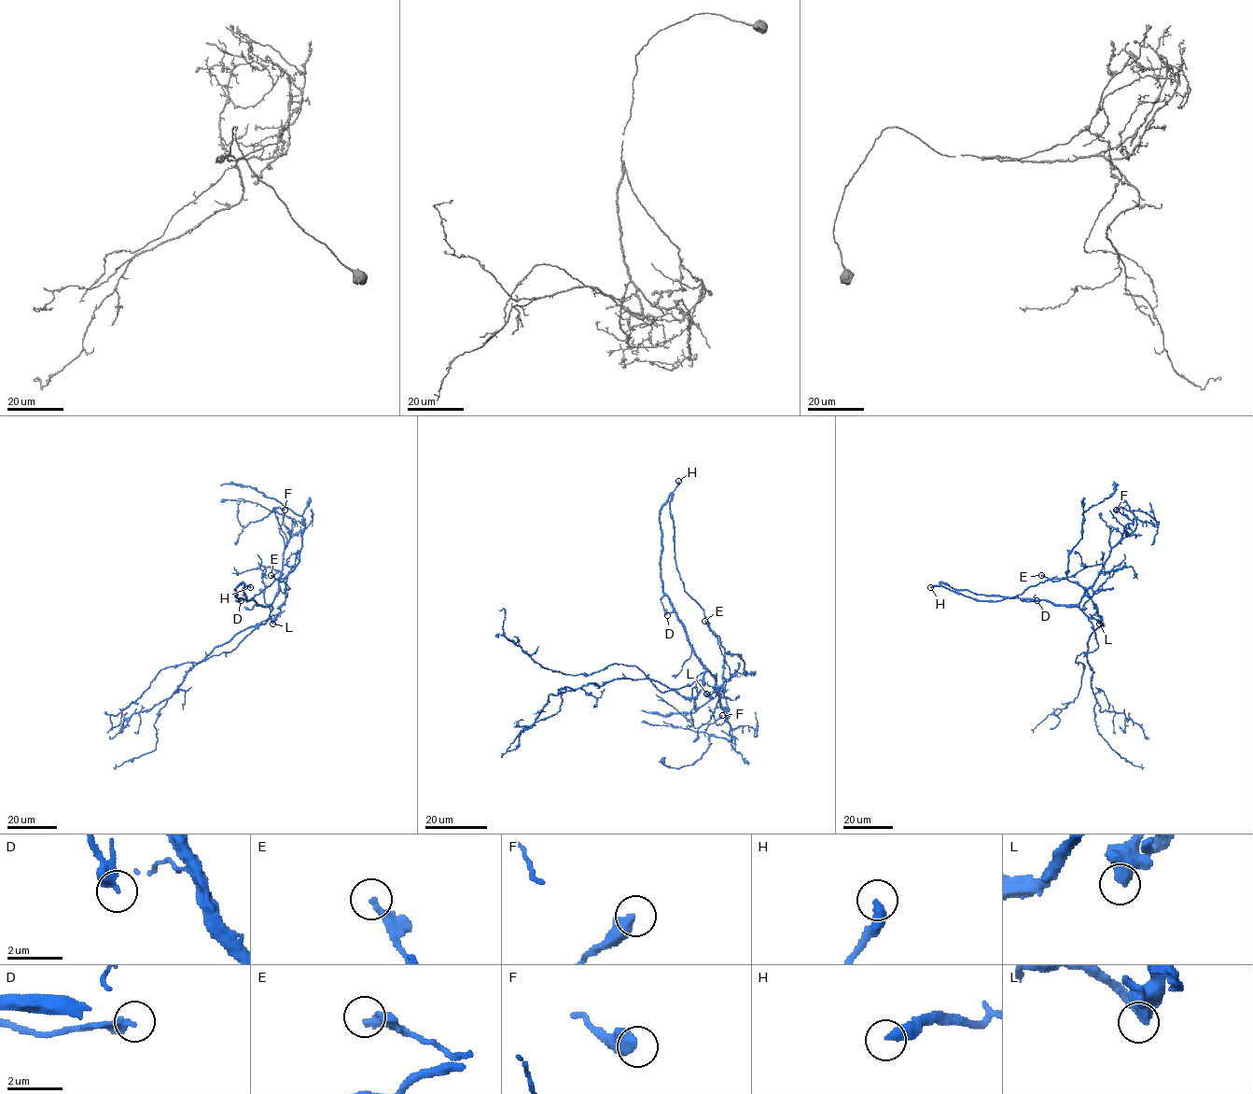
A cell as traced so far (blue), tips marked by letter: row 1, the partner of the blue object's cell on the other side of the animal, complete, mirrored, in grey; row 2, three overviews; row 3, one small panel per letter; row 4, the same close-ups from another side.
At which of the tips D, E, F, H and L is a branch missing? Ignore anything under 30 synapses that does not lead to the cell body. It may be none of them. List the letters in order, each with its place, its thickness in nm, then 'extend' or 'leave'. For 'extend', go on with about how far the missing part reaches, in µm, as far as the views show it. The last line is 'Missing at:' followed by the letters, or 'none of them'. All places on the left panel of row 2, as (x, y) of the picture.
D: (241, 600) | 280 nm | leave
E: (271, 575) | 240 nm | leave
F: (285, 510) | 550 nm | leave
H: (250, 587) | 400 nm | extend | 90 µm
L: (272, 624) | 550 nm | leave
Missing at: H

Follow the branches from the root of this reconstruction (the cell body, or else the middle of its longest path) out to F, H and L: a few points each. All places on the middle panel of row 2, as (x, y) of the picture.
F: (700, 691), (705, 668), (714, 678), (719, 706), (730, 725), (731, 740), (705, 732), (722, 715)
H: (700, 691), (706, 669), (663, 592), (661, 579), (662, 531), (659, 511), (678, 481)
L: (700, 691), (705, 684), (717, 690), (706, 694)

